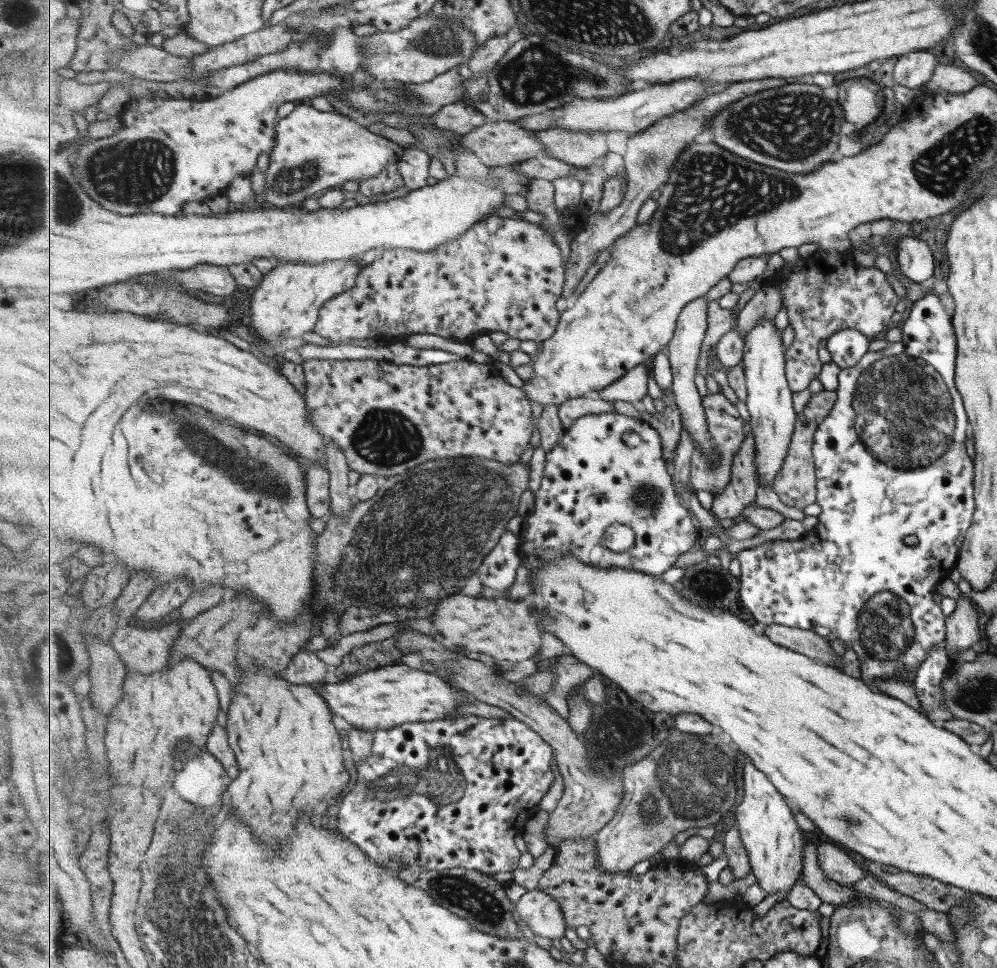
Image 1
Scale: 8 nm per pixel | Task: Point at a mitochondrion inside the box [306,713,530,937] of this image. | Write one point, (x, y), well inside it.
(467, 895)

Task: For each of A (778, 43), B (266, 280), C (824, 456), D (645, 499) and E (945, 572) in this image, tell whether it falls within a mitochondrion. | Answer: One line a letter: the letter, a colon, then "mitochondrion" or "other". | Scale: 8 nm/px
A: other
B: other
C: other
D: mitochondrion
E: other

